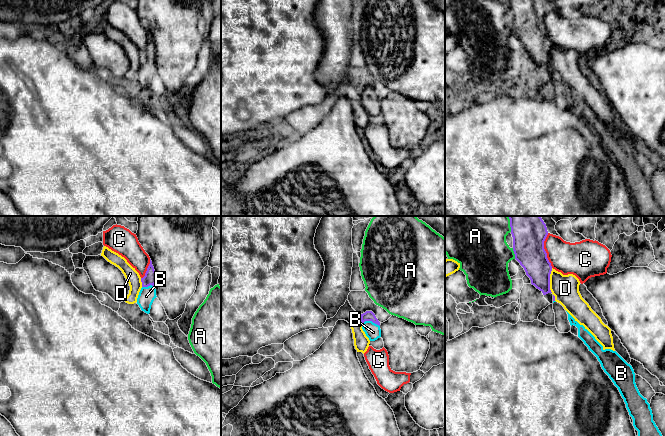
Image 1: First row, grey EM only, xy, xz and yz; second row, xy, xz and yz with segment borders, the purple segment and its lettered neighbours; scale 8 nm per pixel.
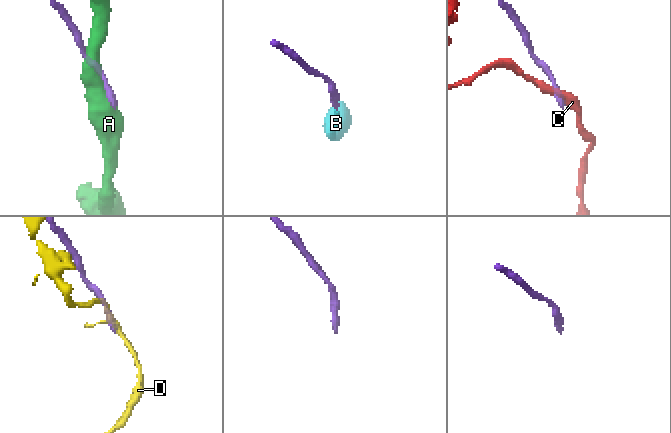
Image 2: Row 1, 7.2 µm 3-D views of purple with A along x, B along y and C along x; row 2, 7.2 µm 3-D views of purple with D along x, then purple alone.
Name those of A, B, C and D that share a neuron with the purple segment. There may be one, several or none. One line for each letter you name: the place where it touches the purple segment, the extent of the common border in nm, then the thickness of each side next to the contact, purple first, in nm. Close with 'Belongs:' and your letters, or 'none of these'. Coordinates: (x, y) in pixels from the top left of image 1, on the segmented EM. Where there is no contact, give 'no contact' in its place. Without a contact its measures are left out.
B: contact xz (370, 320); length 150 nm; calibres 80 and 120 nm
Belongs: B

